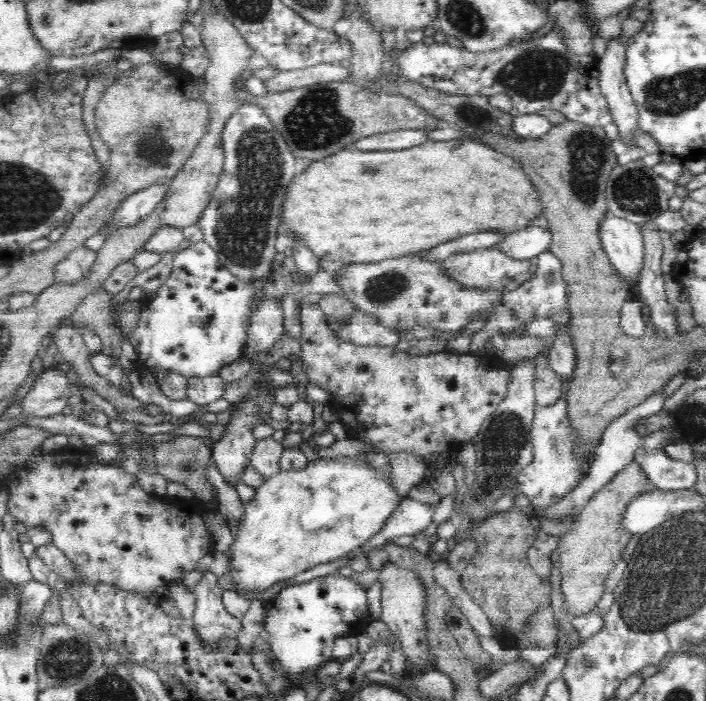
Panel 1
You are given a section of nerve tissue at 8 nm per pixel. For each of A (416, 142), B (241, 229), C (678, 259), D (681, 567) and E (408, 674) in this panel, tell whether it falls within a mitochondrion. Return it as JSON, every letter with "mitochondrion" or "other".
{"A":"other","B":"mitochondrion","C":"other","D":"mitochondrion","E":"other"}

